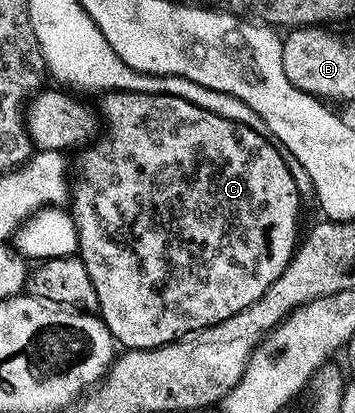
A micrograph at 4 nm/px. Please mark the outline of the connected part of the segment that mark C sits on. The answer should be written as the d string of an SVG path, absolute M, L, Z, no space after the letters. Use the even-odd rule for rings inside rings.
M116 90L103 93L101 98L100 122L104 134L106 130L106 139L102 146L90 144L81 151L83 154L78 158L78 174L83 182L73 187L68 202L68 210L74 217L78 233L76 254L81 258L84 268L88 268L88 276L92 276L92 288L96 288L100 317L110 329L115 343L126 350L155 350L157 346L175 342L185 334L220 324L228 320L228 316L236 316L236 312L248 308L260 300L260 296L264 296L266 289L282 275L294 256L296 239L299 237L298 186L286 167L287 159L283 151L265 133L257 129L254 131L253 125L224 119L171 94L132 94L128 90Z

